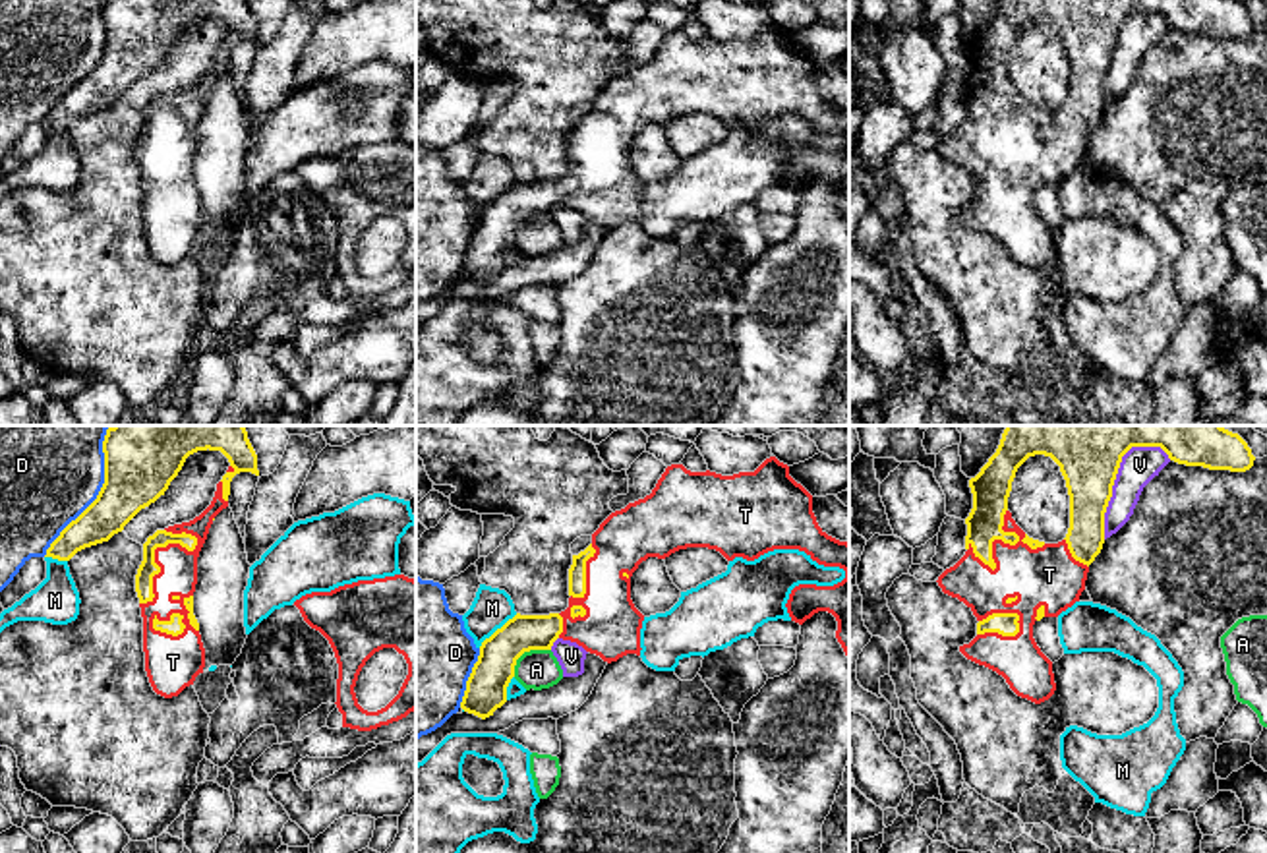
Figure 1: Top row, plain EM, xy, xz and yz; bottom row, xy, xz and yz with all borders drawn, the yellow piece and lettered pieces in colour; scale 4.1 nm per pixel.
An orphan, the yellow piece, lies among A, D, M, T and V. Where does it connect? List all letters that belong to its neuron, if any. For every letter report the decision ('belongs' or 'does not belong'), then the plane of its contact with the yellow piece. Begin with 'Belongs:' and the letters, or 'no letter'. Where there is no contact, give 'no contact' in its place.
Belongs: T
A: does not belong; contact in xz
D: does not belong; contact in xy
M: does not belong; contact in xz
T: belongs; contact in yz
V: does not belong; contact in yz

